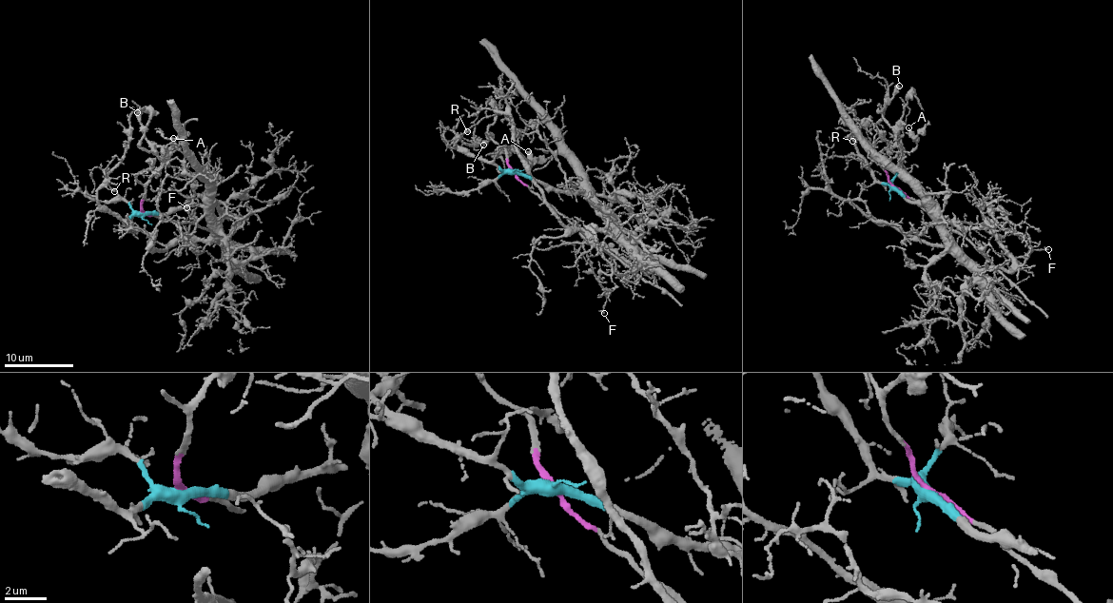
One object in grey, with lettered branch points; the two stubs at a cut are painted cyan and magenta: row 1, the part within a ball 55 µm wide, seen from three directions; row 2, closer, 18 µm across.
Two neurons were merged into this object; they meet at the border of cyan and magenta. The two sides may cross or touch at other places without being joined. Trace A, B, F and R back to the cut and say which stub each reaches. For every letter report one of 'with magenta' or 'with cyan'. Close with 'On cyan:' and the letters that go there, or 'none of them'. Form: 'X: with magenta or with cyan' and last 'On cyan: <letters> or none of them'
A: with magenta
B: with magenta
F: with cyan
R: with cyan
On cyan: F, R

